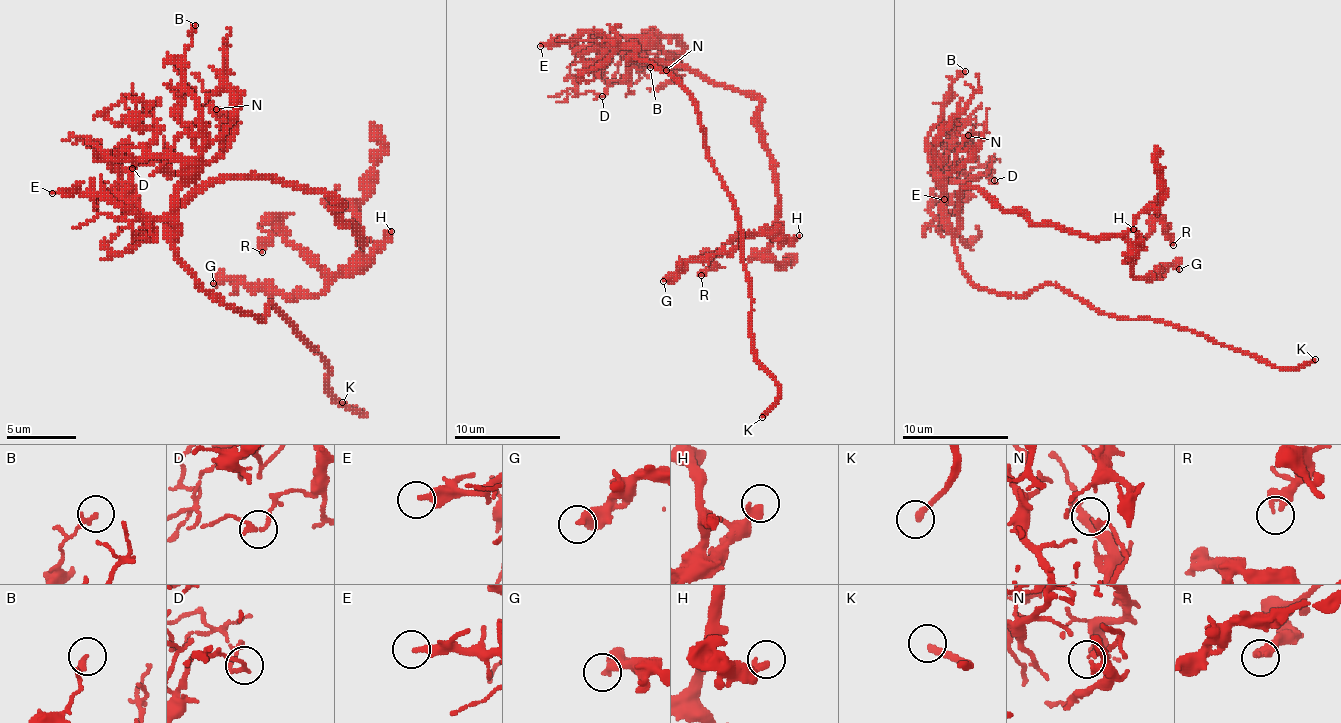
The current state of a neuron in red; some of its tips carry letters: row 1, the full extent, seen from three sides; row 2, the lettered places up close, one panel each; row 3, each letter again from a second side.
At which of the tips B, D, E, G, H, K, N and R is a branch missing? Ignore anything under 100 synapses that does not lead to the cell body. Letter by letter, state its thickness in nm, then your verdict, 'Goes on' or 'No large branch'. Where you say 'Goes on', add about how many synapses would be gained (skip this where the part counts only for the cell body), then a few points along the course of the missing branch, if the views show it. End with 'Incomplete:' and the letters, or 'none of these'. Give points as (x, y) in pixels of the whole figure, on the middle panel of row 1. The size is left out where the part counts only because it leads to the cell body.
B: Thickness 190 nm. No large branch
D: Thickness 140 nm. No large branch
E: Thickness 320 nm. No large branch
G: Thickness 380 nm. No large branch
H: Thickness 320 nm. No large branch
K: Thickness 260 nm. Goes on
N: Thickness 100 nm. No large branch
R: Thickness 320 nm. No large branch
Incomplete: K

